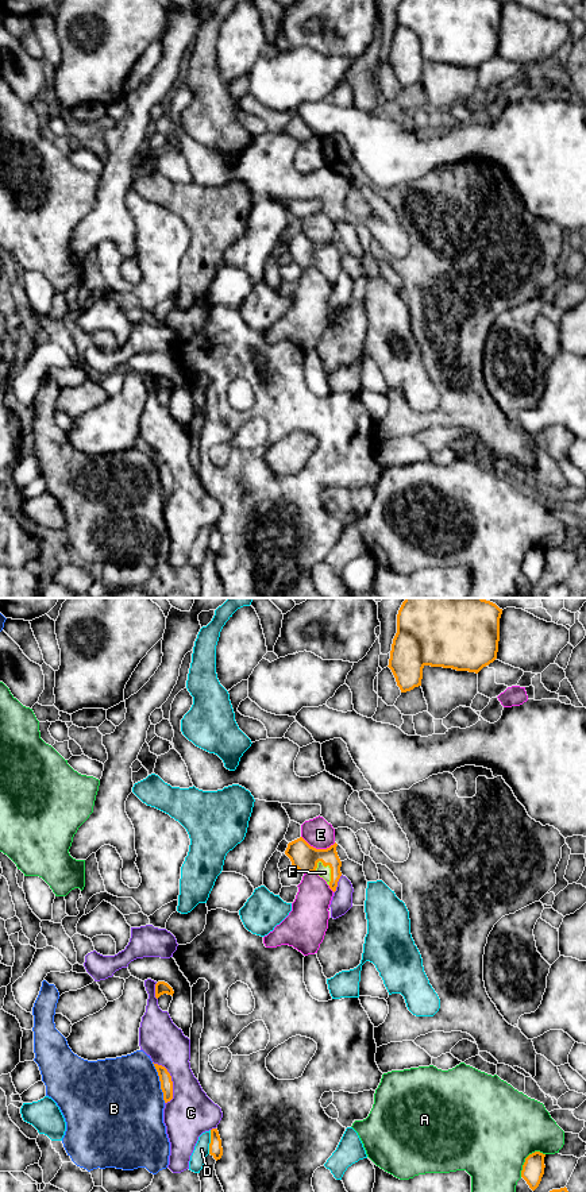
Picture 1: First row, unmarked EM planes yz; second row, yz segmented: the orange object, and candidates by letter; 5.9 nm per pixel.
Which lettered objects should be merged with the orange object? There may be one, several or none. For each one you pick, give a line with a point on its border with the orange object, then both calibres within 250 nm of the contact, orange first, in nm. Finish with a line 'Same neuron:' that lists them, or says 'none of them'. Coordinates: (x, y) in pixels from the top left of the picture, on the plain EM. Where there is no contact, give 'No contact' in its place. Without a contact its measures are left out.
F: Touches orange at yz (331, 266). Thickness 160 nm (orange) against 70 nm
Same neuron: F

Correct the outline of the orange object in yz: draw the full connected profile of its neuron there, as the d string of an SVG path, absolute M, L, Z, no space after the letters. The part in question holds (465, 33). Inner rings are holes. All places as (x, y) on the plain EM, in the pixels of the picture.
M401 0L389 63L401 88L421 81L425 61L478 69L497 54L500 13L497 0Z

